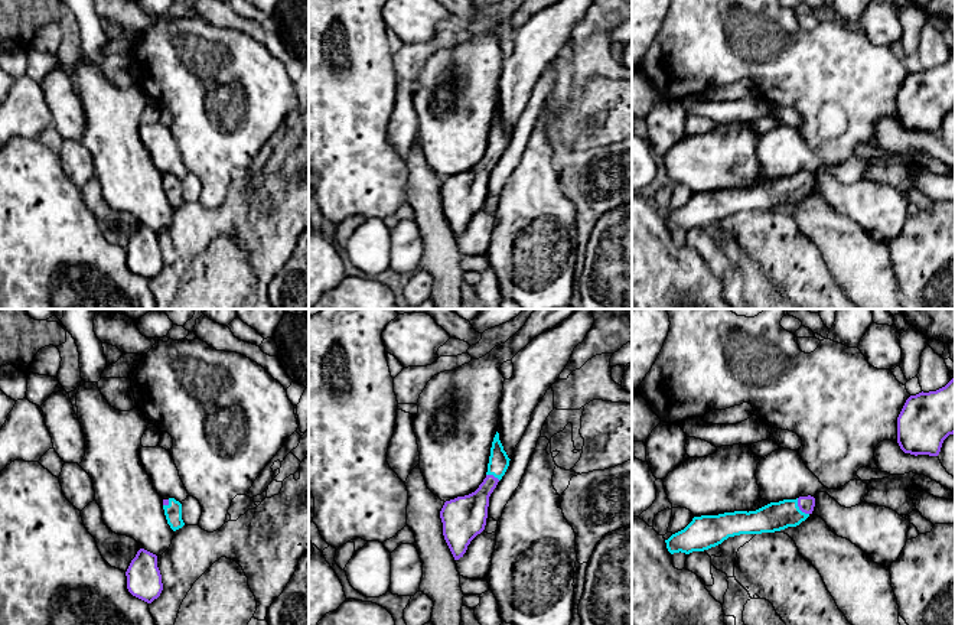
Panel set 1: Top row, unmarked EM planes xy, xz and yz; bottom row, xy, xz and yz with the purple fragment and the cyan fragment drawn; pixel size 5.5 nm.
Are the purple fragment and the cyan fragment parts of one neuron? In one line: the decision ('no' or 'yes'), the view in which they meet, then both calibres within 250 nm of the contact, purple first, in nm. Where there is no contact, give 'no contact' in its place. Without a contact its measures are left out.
yes | yz | 90/160 nm

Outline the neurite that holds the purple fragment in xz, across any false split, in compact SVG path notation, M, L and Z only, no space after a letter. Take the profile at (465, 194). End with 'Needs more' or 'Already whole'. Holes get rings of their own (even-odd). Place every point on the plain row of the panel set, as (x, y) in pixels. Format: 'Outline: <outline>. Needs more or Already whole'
Outline: M496 108L483 159L475 169L444 179L440 188L443 212L454 237L463 234L470 218L485 206L489 173L505 152L509 137Z. Needs more

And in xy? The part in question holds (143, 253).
Outline: M144 225L137 228L126 253L128 268L147 280L157 276L163 267L162 251L157 244L157 232Z. Already whole

